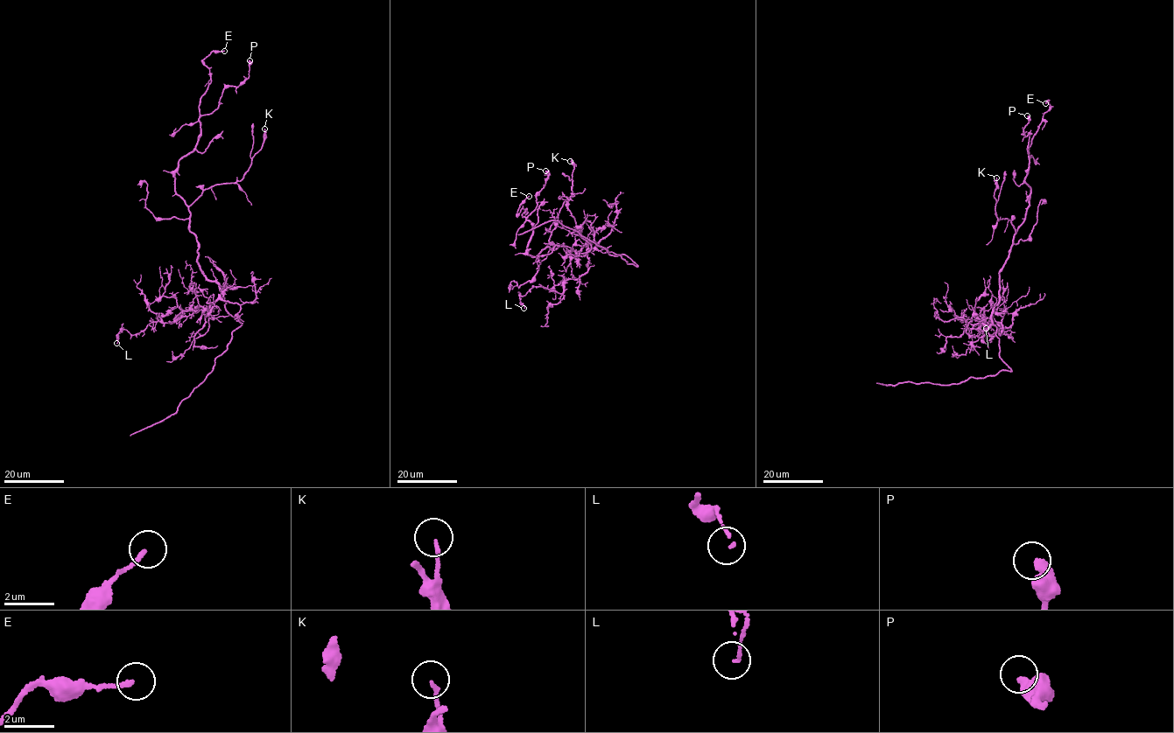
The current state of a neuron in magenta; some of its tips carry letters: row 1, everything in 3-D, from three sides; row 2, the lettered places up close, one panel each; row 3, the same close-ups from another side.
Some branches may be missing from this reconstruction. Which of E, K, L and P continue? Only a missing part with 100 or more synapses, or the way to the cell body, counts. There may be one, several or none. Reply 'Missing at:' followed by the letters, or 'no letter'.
Missing at: no letter

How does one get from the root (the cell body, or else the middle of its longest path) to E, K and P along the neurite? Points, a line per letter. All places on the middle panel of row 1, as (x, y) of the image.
E: (581, 249), (563, 243), (535, 256), (526, 252), (532, 223), (521, 214), (526, 208), (516, 213), (529, 196)
K: (581, 249), (571, 250), (563, 243), (553, 250), (546, 246), (551, 224), (572, 193), (574, 168), (570, 161)
P: (581, 249), (563, 243), (535, 256), (526, 252), (533, 231), (526, 219), (537, 205), (545, 171)

